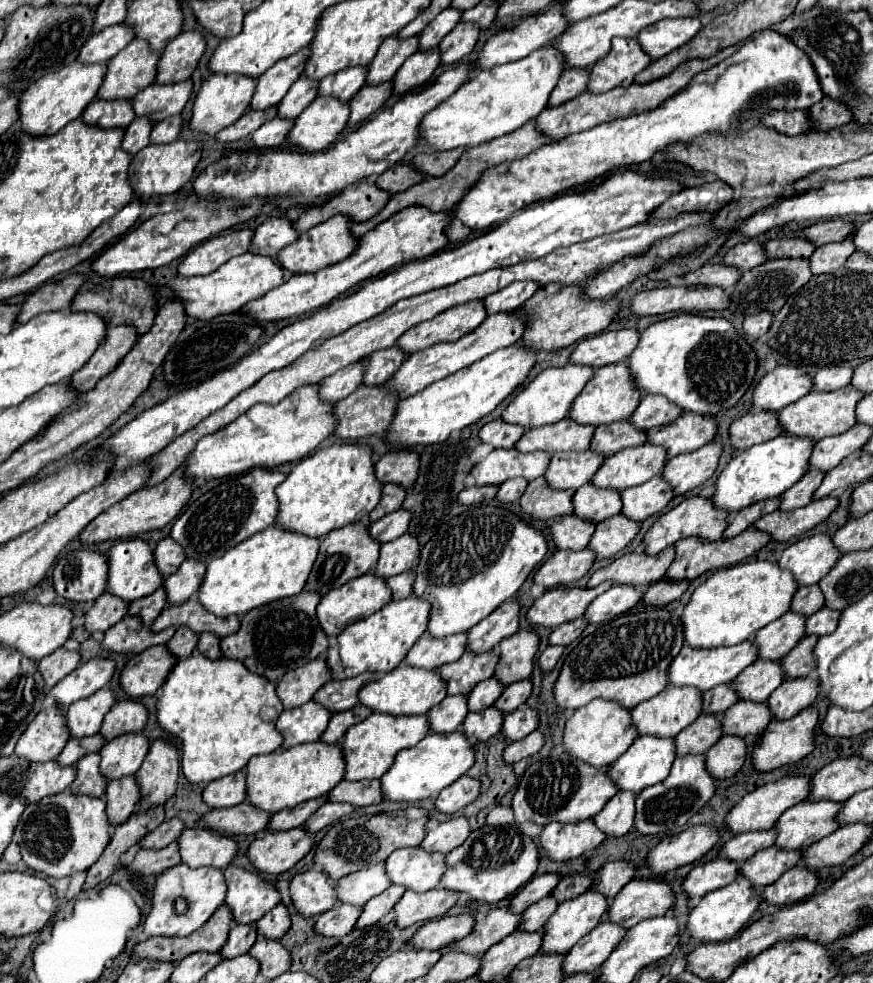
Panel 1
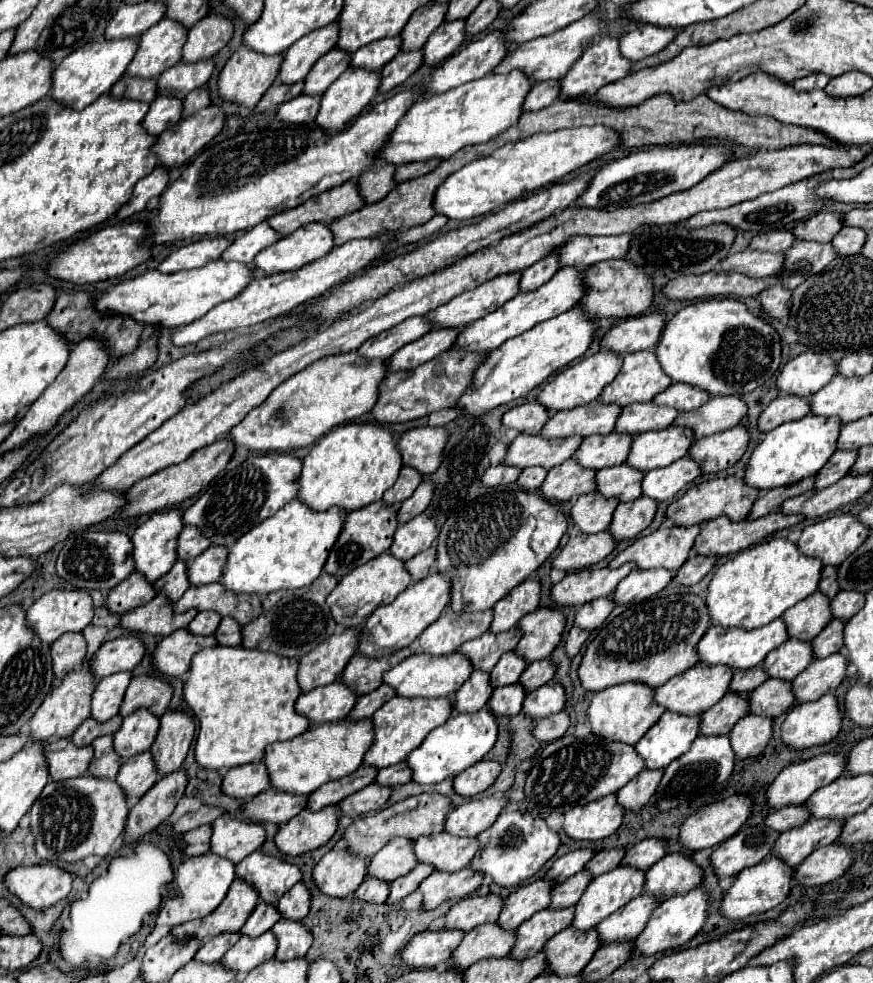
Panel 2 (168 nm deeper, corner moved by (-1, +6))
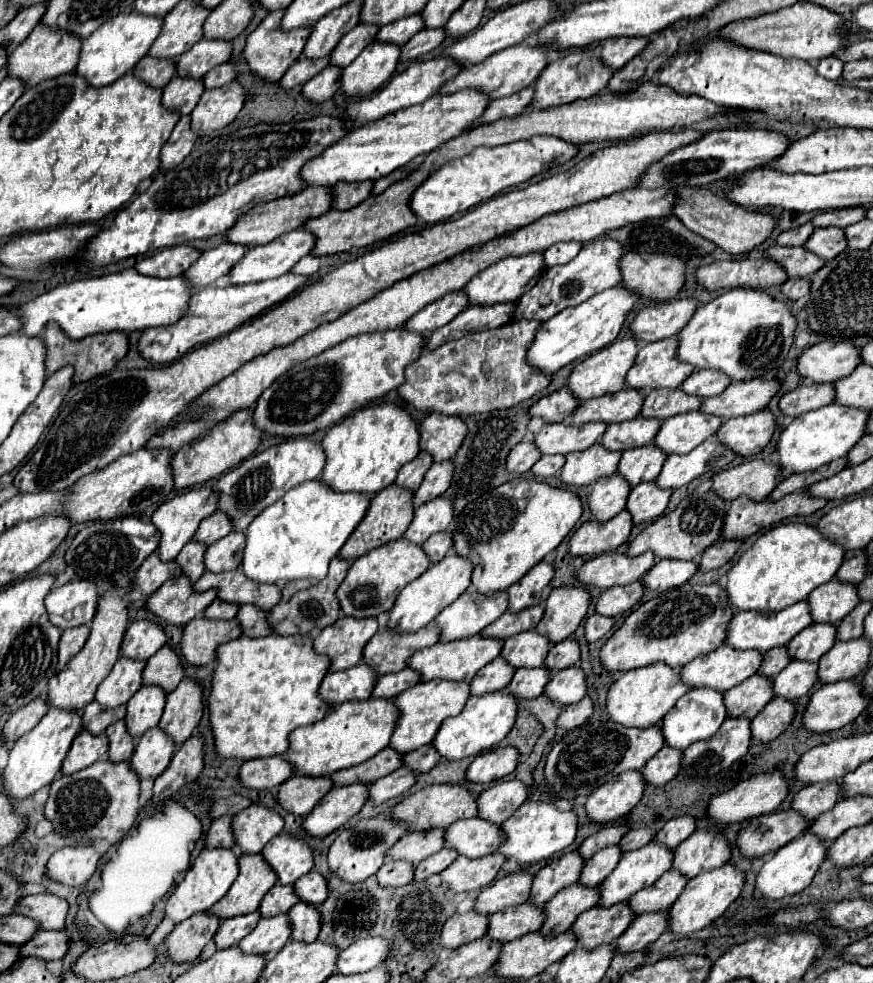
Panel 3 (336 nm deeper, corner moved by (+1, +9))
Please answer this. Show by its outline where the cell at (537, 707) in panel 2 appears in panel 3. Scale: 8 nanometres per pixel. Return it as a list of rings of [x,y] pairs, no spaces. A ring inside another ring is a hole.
[[[568,667],[552,673],[552,679],[544,687],[544,697],[566,707],[580,701],[586,693],[586,677],[578,667]]]

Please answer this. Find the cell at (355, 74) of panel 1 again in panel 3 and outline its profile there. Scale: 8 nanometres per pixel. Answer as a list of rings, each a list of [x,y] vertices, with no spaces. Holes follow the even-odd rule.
[[[410,15],[410,17],[398,19],[396,23],[390,23],[388,27],[382,27],[374,41],[378,41],[378,43],[392,43],[392,45],[400,45],[402,47],[420,29],[424,29],[424,23],[422,23],[420,15]]]

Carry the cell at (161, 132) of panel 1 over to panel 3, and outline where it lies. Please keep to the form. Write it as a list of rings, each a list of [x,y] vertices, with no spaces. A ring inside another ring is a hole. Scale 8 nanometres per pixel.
[[[222,63],[218,65],[216,69],[208,71],[204,77],[202,77],[202,83],[206,89],[218,89],[226,83],[230,83],[234,79],[234,67],[228,65],[228,63]]]

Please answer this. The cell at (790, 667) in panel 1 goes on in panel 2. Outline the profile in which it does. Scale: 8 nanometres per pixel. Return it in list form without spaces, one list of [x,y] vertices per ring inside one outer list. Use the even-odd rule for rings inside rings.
[[[834,618],[822,630],[822,634],[818,634],[812,640],[814,658],[826,658],[826,656],[842,650],[842,646],[844,646],[844,626],[846,626],[846,622],[842,618]]]

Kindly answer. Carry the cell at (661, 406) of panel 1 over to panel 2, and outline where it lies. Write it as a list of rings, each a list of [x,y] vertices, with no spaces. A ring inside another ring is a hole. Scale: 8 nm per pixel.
[[[672,384],[668,390],[664,390],[654,398],[654,402],[662,406],[672,406],[684,412],[694,410],[708,400],[710,400],[710,394],[706,390],[700,390],[696,386],[686,386],[686,384]]]

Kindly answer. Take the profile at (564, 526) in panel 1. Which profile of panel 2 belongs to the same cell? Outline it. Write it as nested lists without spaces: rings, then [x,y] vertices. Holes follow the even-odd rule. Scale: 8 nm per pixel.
[[[590,492],[578,498],[572,506],[572,520],[586,534],[602,532],[610,526],[618,498],[604,498],[600,492]]]

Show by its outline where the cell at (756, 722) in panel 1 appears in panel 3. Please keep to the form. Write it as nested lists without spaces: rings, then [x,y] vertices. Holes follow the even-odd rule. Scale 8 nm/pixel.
[[[792,661],[784,671],[780,671],[772,679],[772,689],[776,697],[784,697],[788,701],[794,701],[810,691],[810,687],[816,683],[816,663],[806,661]]]

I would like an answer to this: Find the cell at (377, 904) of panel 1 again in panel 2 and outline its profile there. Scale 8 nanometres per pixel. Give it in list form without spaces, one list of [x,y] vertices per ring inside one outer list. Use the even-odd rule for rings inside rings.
[[[416,864],[414,870],[410,870],[406,876],[402,876],[402,878],[398,878],[398,880],[392,882],[392,886],[390,886],[392,890],[390,890],[388,902],[400,902],[402,898],[406,898],[406,896],[408,896],[410,892],[414,892],[414,890],[420,886],[420,882],[422,882],[424,878],[428,878],[434,870],[436,870],[436,868],[430,866],[430,864]]]

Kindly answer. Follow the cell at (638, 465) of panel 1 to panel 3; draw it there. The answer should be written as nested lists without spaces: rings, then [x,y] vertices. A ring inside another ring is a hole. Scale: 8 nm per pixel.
[[[688,411],[682,415],[674,415],[660,425],[652,445],[656,445],[666,455],[674,453],[690,453],[702,441],[706,441],[712,433],[718,431],[722,421],[714,415],[706,415],[700,411]]]

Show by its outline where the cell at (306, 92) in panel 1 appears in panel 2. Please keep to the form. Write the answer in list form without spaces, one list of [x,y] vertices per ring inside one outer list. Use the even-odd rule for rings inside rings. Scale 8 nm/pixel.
[[[334,48],[328,54],[324,54],[304,80],[304,94],[314,94],[314,96],[324,94],[328,86],[350,66],[350,58],[352,54],[340,48]]]

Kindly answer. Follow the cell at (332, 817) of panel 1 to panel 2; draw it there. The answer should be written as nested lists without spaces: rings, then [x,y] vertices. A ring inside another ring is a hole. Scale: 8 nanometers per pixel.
[[[370,784],[366,786],[366,790],[360,790],[358,794],[352,794],[350,798],[342,800],[338,806],[344,816],[364,816],[364,814],[380,810],[390,796],[392,796],[390,786]]]

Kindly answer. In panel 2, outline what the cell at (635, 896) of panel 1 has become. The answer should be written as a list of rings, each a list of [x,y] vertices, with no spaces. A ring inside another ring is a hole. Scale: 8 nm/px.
[[[674,852],[646,870],[644,892],[656,894],[658,898],[666,900],[678,892],[686,892],[700,886],[702,878],[704,870],[692,860],[692,856]]]

